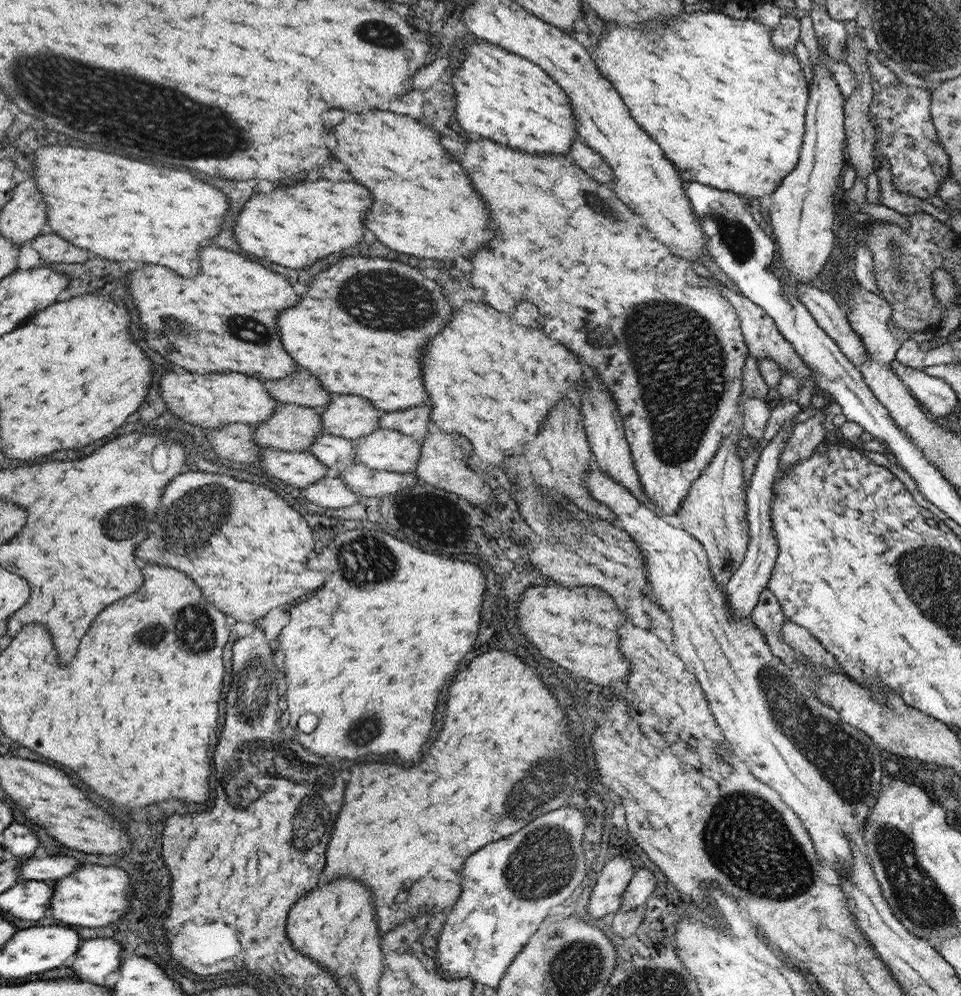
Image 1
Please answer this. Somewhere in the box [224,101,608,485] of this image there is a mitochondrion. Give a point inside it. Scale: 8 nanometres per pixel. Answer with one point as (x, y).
(390, 301)

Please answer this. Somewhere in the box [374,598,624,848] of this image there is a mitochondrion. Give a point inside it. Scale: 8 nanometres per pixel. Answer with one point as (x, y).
(546, 776)

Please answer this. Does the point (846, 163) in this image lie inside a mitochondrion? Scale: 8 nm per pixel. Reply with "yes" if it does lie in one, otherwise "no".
no

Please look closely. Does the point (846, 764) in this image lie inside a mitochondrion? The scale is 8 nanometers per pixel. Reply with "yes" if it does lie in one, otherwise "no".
yes

